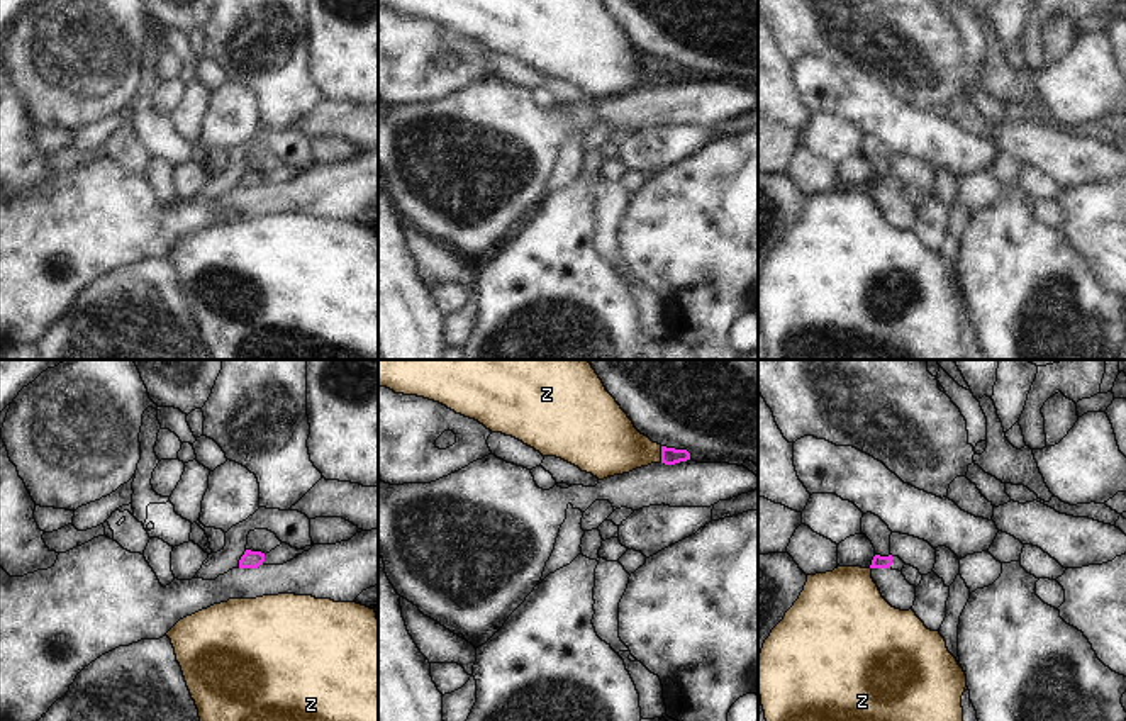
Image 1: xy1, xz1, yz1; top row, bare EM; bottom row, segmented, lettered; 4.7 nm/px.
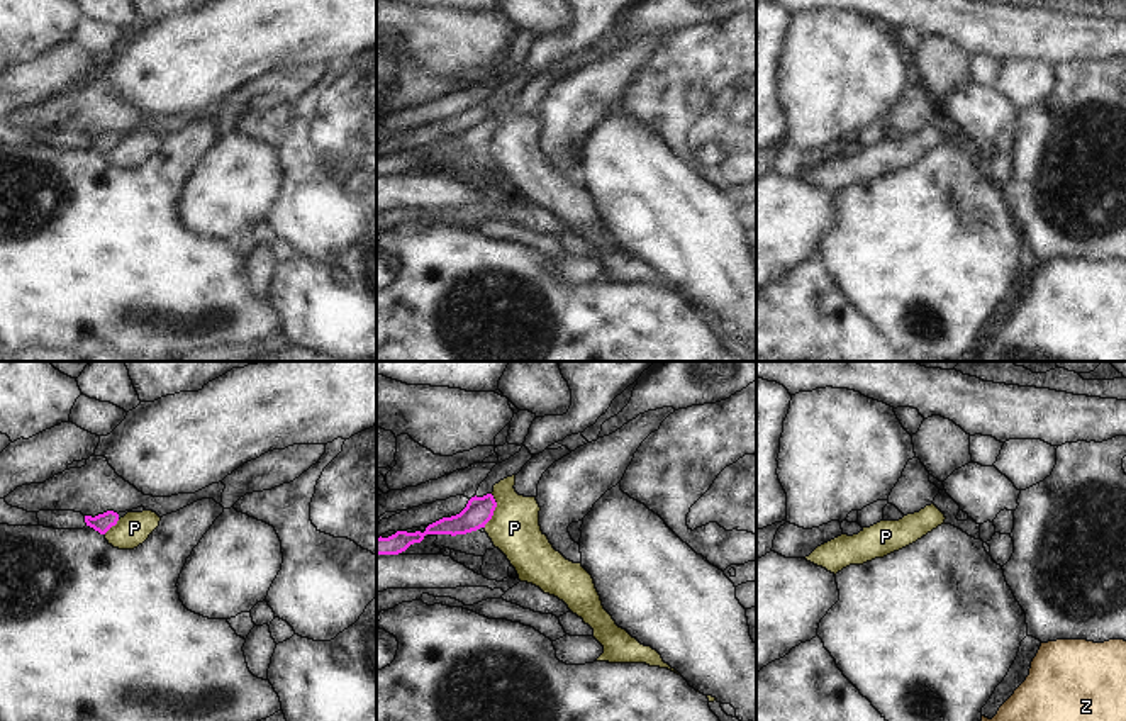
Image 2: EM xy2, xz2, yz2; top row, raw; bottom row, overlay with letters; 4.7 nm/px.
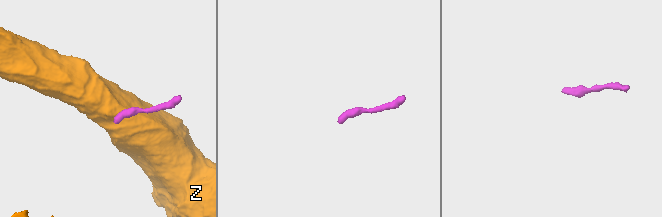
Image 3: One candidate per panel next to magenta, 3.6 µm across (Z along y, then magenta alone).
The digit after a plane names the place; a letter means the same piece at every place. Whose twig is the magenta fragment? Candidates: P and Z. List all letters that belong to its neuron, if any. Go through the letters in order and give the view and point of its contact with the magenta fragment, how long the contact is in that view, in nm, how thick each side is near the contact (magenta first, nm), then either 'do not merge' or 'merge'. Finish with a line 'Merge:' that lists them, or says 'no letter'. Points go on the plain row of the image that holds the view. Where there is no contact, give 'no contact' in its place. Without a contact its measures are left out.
P: xz2 (494, 129) | 170 nm | 140/240 nm | do not merge
Z: xz1 (662, 75) | 80 nm | 80/280 nm | do not merge
Merge: no letter

